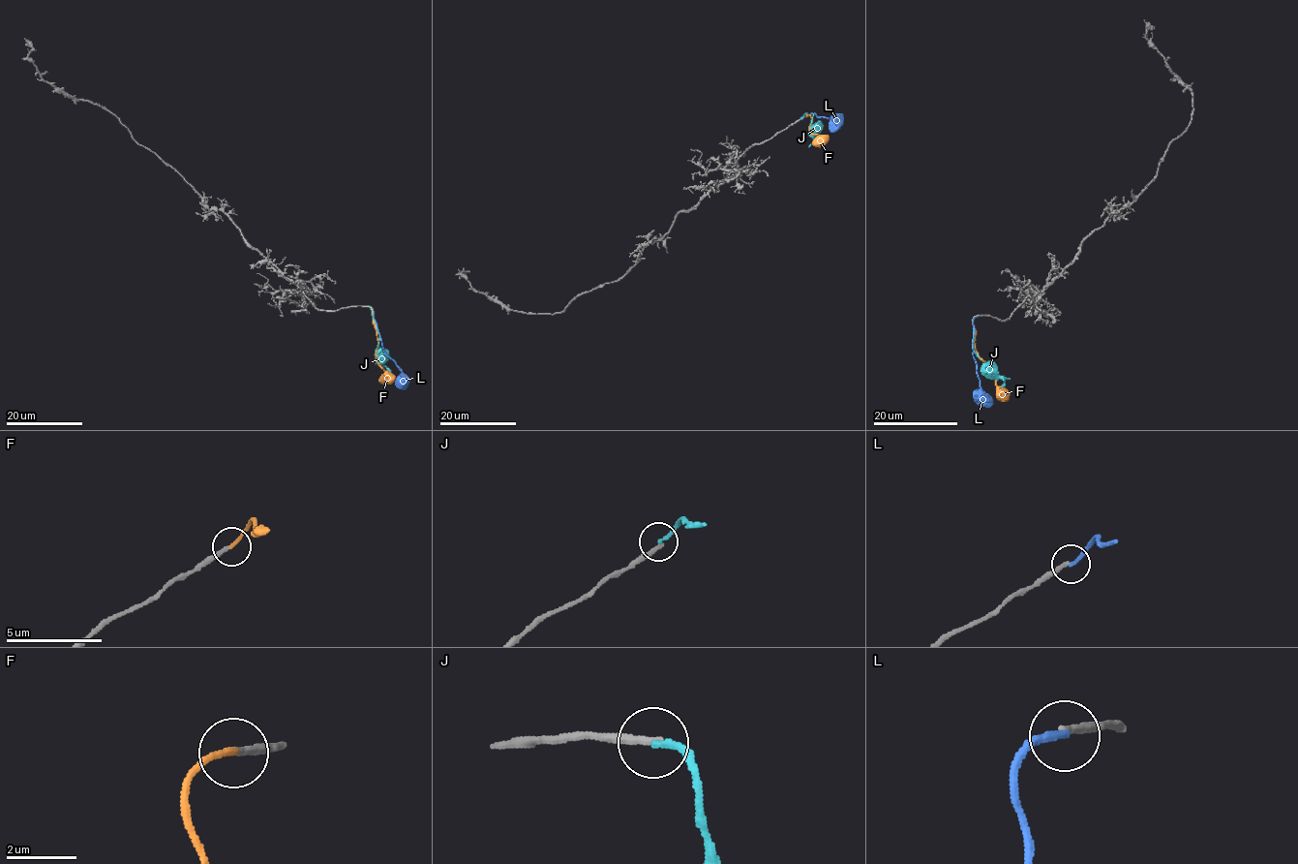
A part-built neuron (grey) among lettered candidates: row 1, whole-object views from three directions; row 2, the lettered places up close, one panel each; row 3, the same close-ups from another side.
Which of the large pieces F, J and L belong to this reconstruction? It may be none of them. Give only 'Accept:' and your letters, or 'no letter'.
Accept: F

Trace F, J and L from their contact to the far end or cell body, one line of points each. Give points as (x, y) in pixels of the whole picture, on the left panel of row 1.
F: (368, 306), (372, 311), (377, 338), (376, 359), (388, 375), (388, 383)
J: (366, 306), (371, 309), (378, 338), (377, 358), (391, 370)
L: (368, 306), (372, 309), (384, 353), (402, 372), (404, 389)

